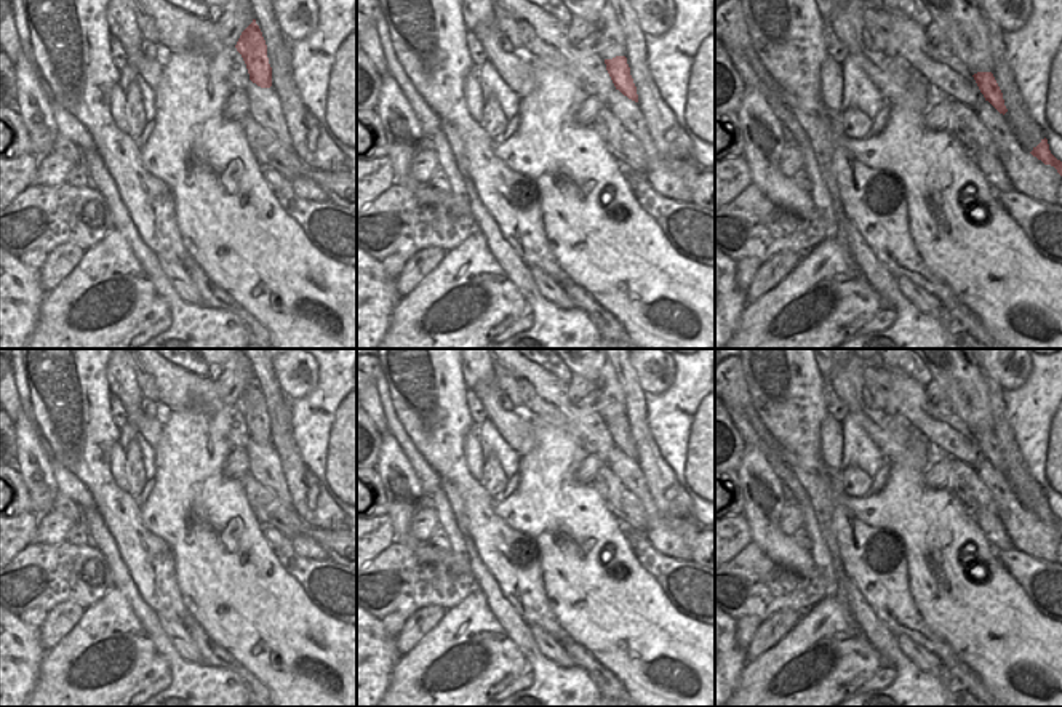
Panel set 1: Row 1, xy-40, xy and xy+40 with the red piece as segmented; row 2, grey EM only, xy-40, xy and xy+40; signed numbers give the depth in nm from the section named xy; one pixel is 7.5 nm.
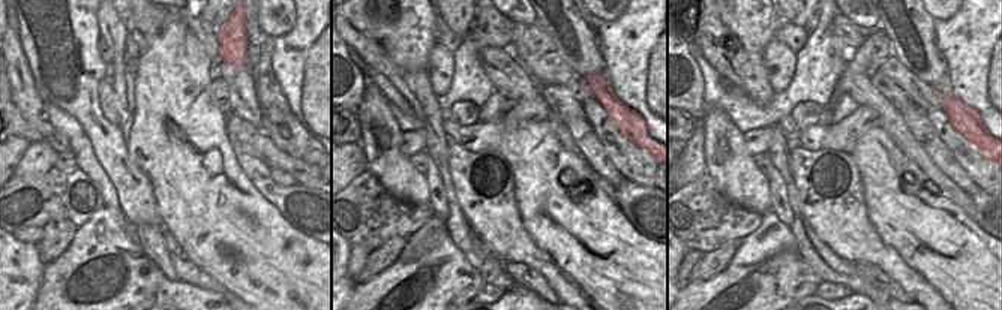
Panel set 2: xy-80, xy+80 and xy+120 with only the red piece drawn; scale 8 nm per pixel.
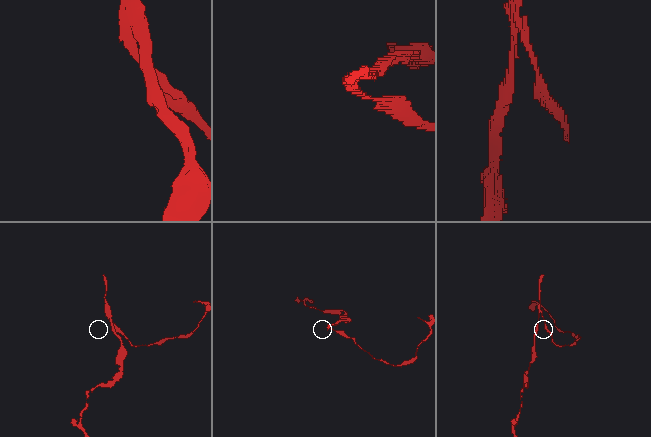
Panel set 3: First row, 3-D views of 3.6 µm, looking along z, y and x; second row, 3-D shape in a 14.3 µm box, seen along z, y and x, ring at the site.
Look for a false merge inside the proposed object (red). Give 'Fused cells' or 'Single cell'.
Fused cells.

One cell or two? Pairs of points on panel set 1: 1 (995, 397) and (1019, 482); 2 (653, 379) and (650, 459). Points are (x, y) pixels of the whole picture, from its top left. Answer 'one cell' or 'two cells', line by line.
1: one cell
2: two cells

